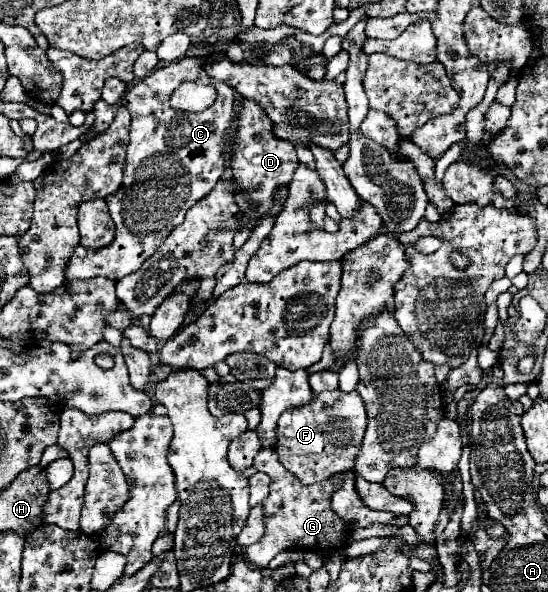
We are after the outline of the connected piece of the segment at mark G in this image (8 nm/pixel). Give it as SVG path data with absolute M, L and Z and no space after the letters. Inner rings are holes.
M260 449L258 455L254 457L254 467L270 477L270 493L264 501L264 513L266 513L264 537L258 543L246 547L246 557L254 567L266 569L268 563L280 551L286 549L328 553L338 547L328 547L326 543L342 543L346 537L350 537L348 527L338 519L338 515L330 507L330 497L334 491L330 487L330 479L324 479L308 487L300 485L300 481L294 475L284 471L274 449Z

